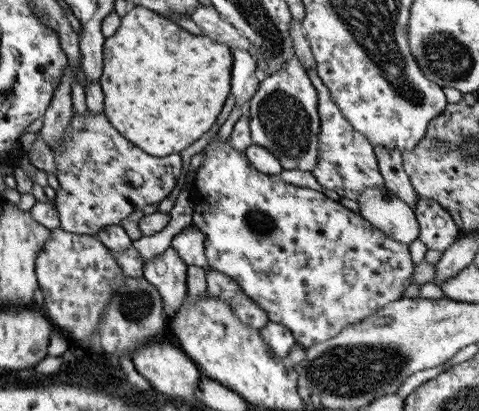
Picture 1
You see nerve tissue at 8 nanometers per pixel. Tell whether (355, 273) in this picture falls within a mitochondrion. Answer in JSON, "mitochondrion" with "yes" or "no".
{"mitochondrion":"no"}

